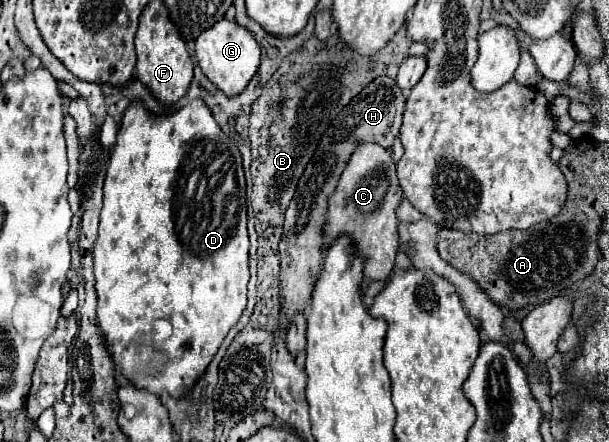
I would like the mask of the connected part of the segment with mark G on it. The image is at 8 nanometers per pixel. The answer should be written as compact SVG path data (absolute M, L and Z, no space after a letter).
M226 18L218 20L210 32L202 32L196 40L196 60L202 68L204 76L226 96L238 96L248 82L254 78L260 66L260 46L254 40L254 34L236 22L228 22Z

